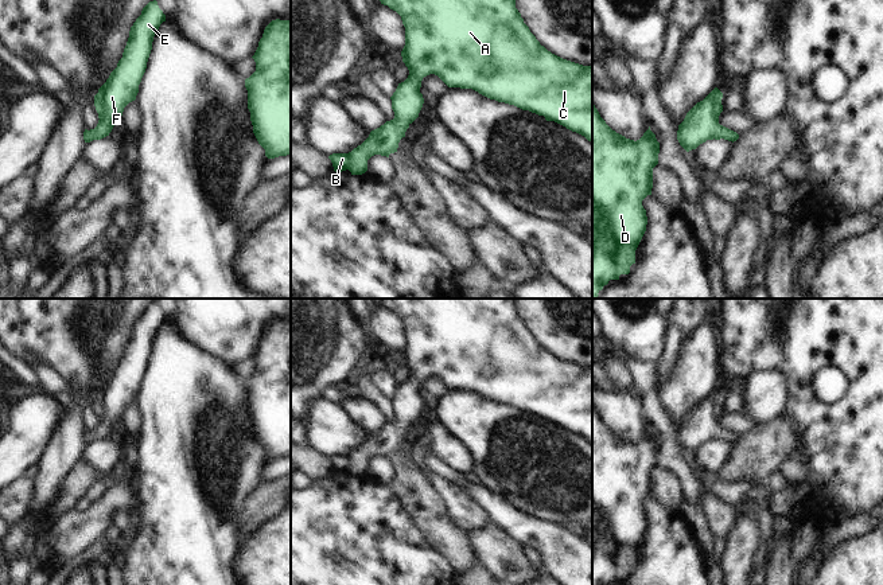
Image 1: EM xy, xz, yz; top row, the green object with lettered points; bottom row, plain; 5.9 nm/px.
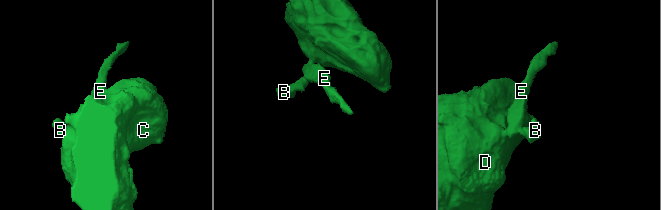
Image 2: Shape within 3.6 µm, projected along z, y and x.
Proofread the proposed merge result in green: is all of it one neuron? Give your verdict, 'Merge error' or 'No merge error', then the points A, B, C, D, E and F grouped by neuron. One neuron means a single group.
No merge error. Groups: A B C D E F.

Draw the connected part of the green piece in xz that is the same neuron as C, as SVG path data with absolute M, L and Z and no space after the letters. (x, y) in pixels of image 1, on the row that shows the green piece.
M380 0L396 11L405 27L405 46L401 51L402 62L409 70L408 78L398 83L390 97L394 118L370 132L369 137L349 153L332 153L328 159L335 172L349 169L351 175L367 171L367 160L374 155L389 157L397 152L398 143L405 137L409 125L419 117L424 98L420 93L421 81L429 74L437 75L448 87L472 89L479 94L514 105L544 116L567 129L584 136L592 143L592 66L583 66L563 59L548 51L529 27L524 23L516 8L516 0Z

